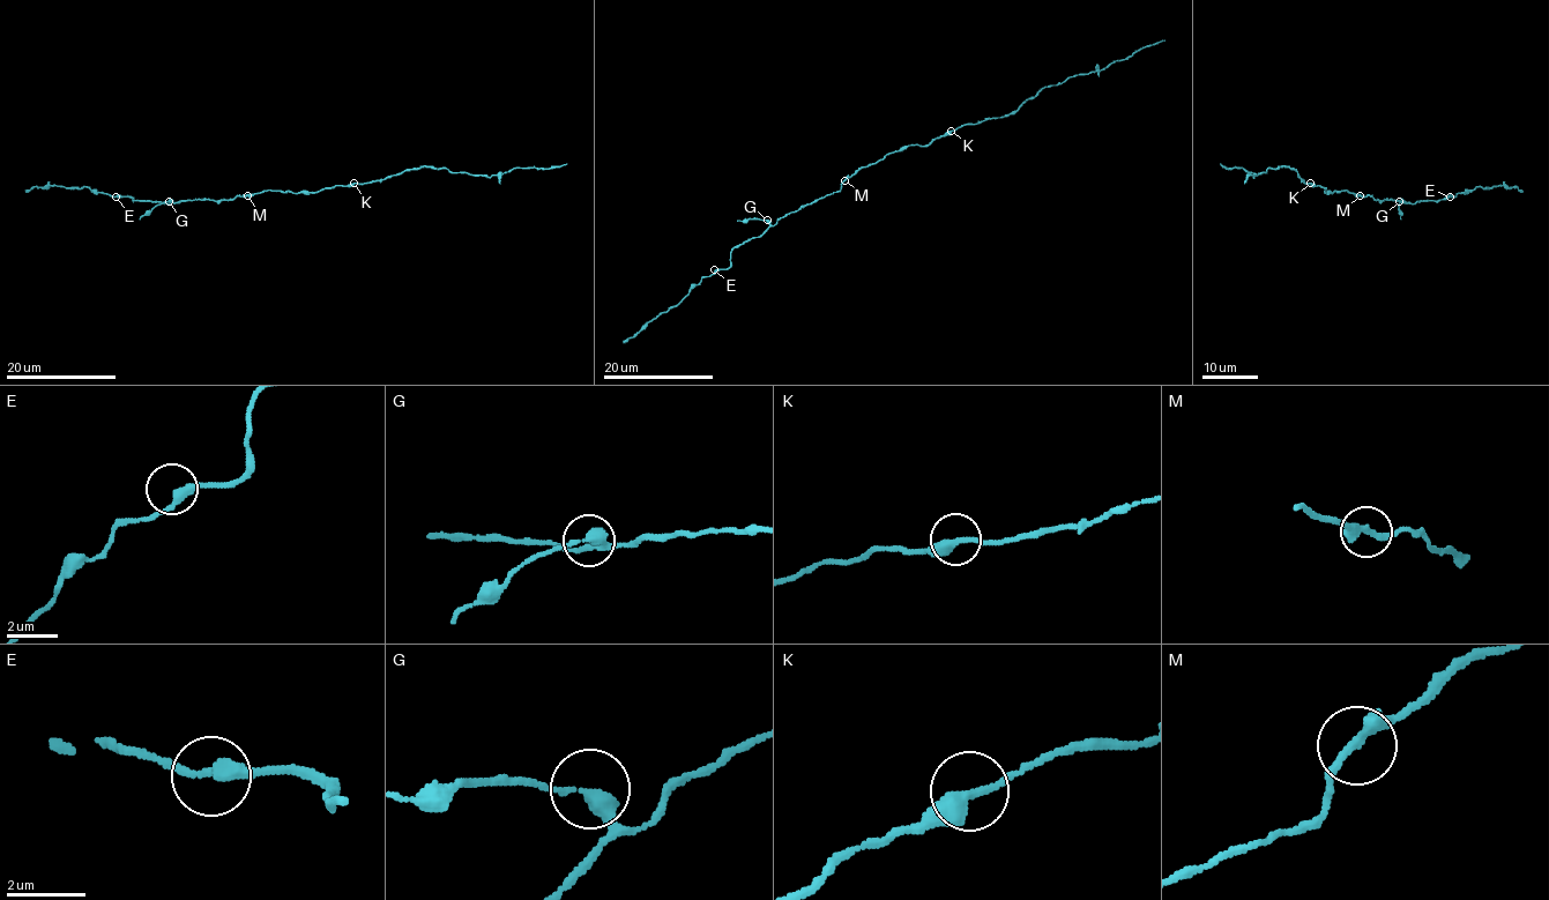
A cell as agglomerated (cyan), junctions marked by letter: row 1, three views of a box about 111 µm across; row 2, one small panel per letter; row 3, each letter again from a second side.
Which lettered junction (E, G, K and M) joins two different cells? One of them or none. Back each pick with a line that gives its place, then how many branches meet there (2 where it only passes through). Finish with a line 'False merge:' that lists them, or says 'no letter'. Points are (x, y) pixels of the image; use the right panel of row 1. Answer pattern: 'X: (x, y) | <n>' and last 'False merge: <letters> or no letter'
G: (1399, 201) | 2
False merge: G

